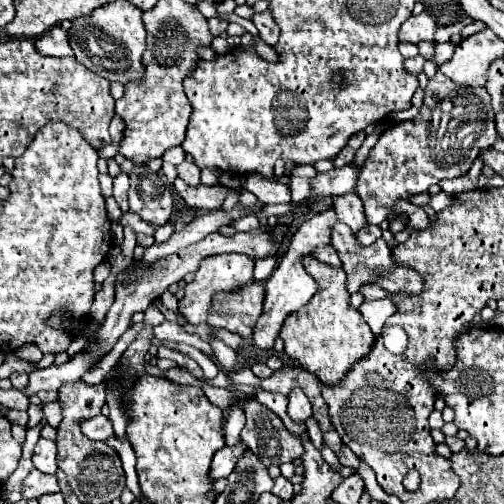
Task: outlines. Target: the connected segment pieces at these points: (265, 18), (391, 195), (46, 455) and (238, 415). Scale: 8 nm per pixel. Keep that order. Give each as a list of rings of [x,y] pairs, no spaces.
[[[264,10],[264,12],[254,12],[254,18],[252,18],[254,26],[258,28],[258,34],[260,38],[266,42],[266,44],[276,44],[278,42],[278,34],[280,34],[280,28],[278,24],[274,22],[274,16],[270,10]]]
[[[438,72],[434,78],[430,78],[424,94],[424,106],[420,108],[418,116],[414,120],[398,122],[394,128],[384,130],[378,138],[378,144],[372,148],[370,158],[362,166],[355,191],[363,202],[368,224],[380,225],[400,200],[410,202],[410,196],[428,192],[428,188],[432,184],[438,184],[440,180],[466,174],[478,152],[496,142],[494,112],[490,108],[490,94],[486,92],[486,88],[458,86],[452,84],[442,72]]]
[[[40,438],[36,448],[34,448],[34,458],[32,458],[34,466],[44,472],[44,474],[56,474],[58,466],[56,466],[56,444],[52,440]]]
[[[236,402],[228,416],[226,416],[226,422],[224,422],[224,436],[226,436],[226,444],[236,444],[240,440],[240,430],[244,428],[244,410],[240,408],[240,404]]]

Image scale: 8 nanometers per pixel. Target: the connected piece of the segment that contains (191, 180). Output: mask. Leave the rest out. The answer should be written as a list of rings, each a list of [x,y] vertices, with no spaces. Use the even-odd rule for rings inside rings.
[[[182,162],[176,166],[176,170],[178,170],[178,178],[182,178],[186,184],[192,186],[200,184],[200,170],[192,162]]]

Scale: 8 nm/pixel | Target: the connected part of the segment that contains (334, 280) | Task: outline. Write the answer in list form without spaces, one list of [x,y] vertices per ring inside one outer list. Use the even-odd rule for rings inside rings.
[[[306,258],[304,264],[308,274],[312,274],[314,280],[318,280],[320,288],[304,308],[292,312],[284,320],[280,332],[284,340],[284,352],[292,360],[296,360],[304,370],[318,376],[324,384],[338,386],[346,378],[350,368],[354,368],[356,362],[360,362],[364,356],[370,354],[376,336],[364,322],[362,314],[350,306],[350,294],[346,292],[344,270],[330,268],[328,264],[318,262],[316,258]]]

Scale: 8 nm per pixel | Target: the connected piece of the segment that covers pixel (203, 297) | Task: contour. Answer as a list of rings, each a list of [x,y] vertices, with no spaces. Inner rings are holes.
[[[218,254],[218,256],[210,256],[206,260],[202,260],[194,280],[190,284],[186,284],[184,296],[178,300],[178,312],[190,324],[206,322],[214,294],[218,294],[218,292],[232,292],[232,290],[238,292],[238,290],[246,288],[250,282],[254,282],[252,272],[254,272],[254,260],[244,256],[244,254]]]

